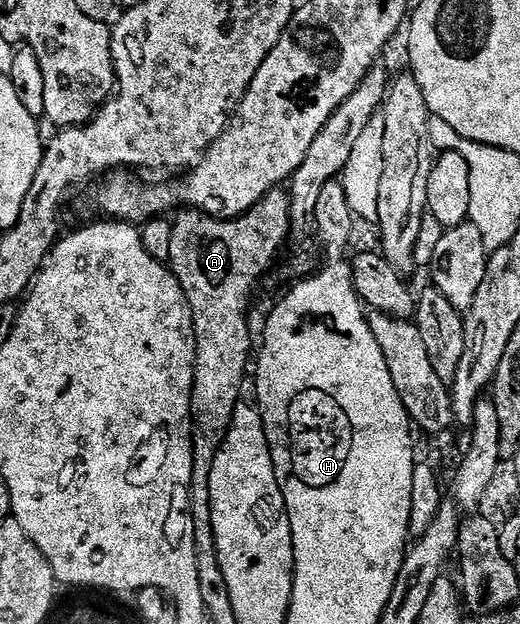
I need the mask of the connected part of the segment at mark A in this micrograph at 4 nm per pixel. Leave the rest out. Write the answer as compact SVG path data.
M277 187L241 217L221 219L209 217L198 209L185 208L177 212L172 221L167 264L186 295L196 332L192 480L196 482L197 491L208 480L208 472L222 447L230 419L242 401L240 388L254 353L252 329L248 326L248 300L252 297L252 288L261 284L261 278L277 260L280 244L290 235L289 213L288 194Z

